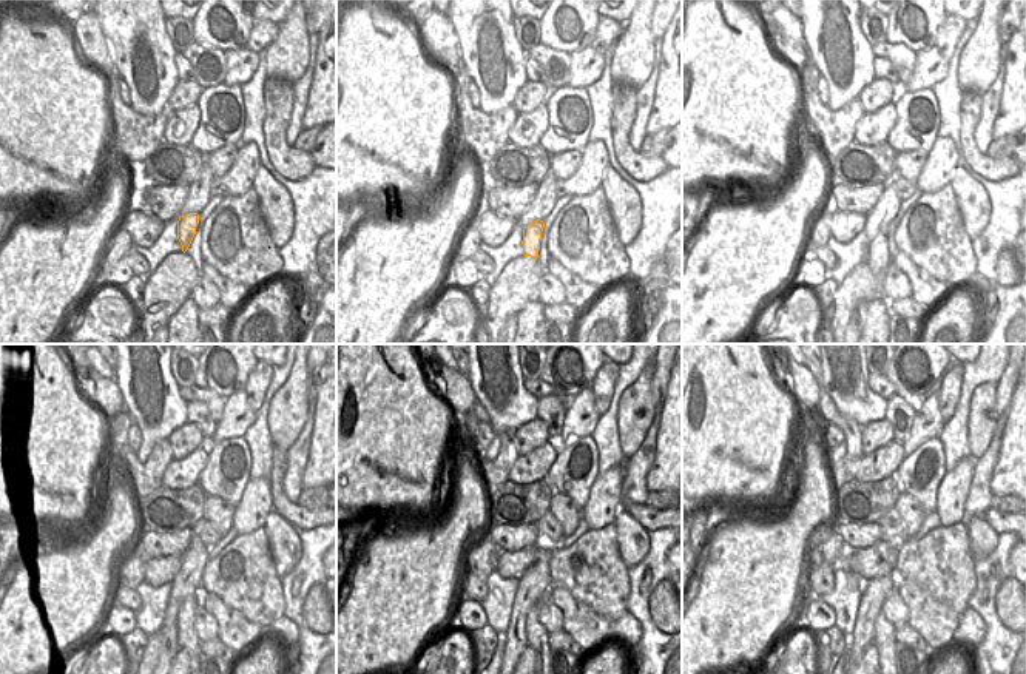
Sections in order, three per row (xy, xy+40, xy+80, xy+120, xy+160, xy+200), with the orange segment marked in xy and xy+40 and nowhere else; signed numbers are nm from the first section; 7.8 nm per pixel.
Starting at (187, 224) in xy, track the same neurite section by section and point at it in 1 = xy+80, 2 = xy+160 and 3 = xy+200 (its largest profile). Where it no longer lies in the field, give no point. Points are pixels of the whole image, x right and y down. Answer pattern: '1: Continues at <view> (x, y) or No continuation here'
1: Continues at xy+80 (878, 256)
2: Continues at xy+160 (536, 634)
3: Continues at xy+200 (884, 634).

